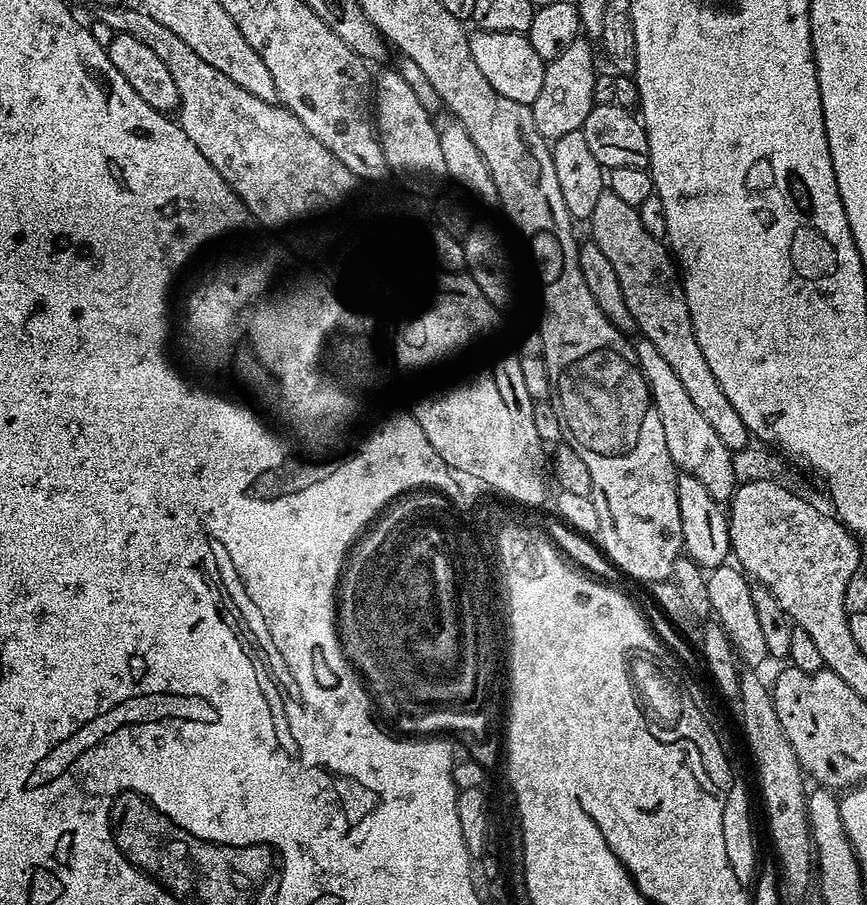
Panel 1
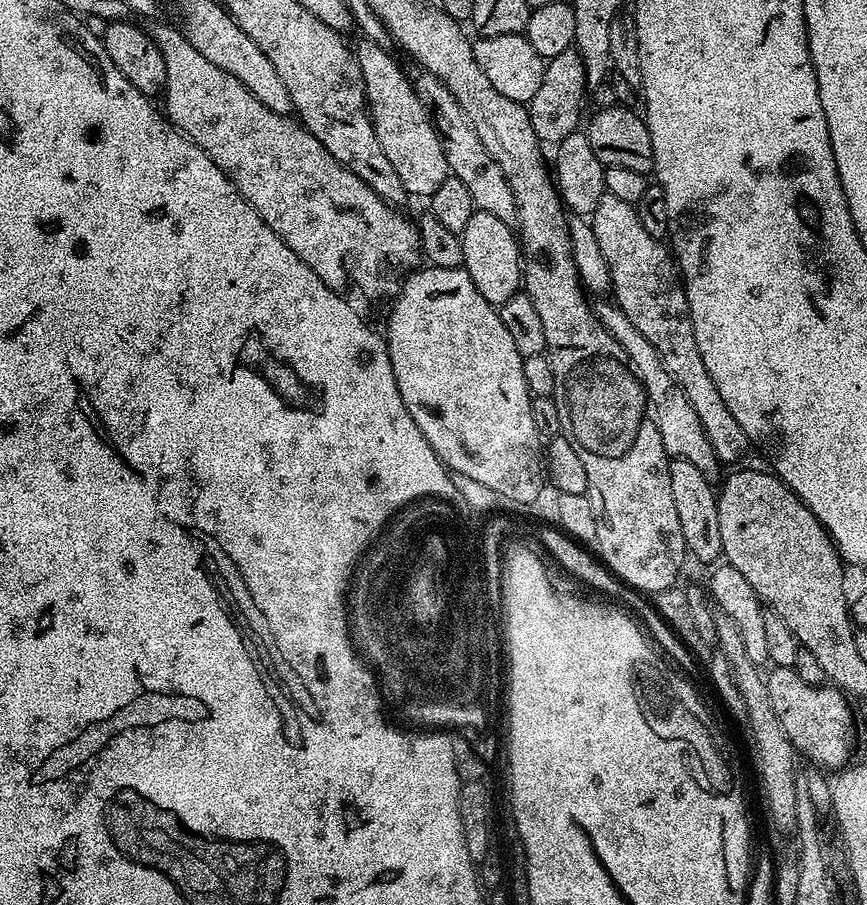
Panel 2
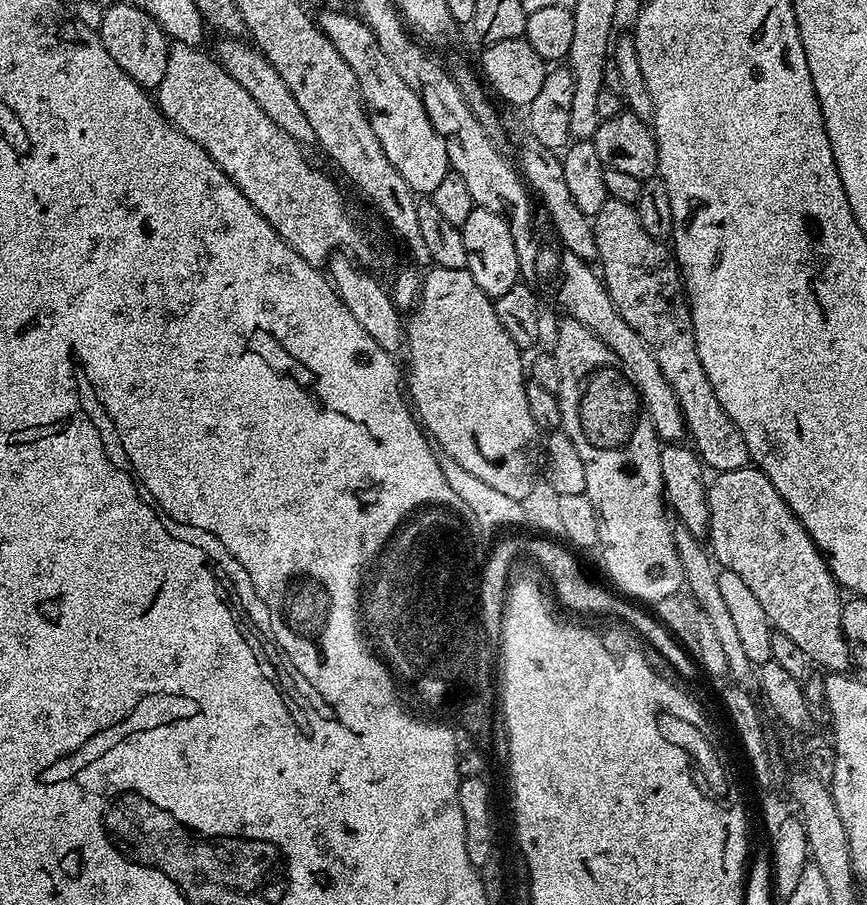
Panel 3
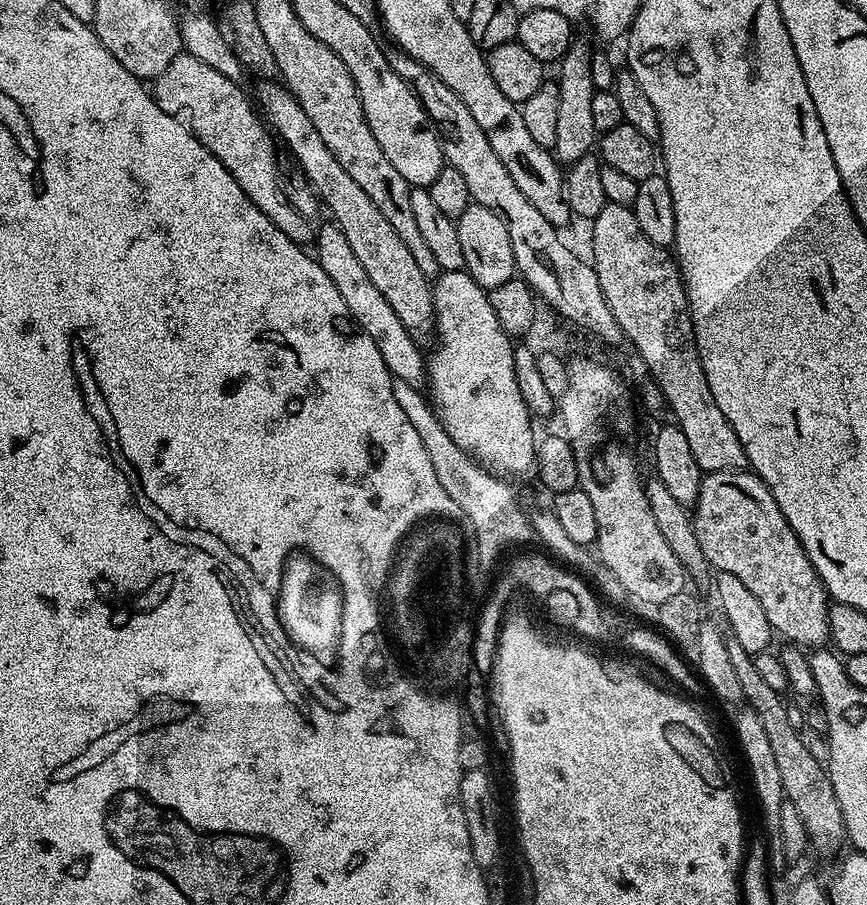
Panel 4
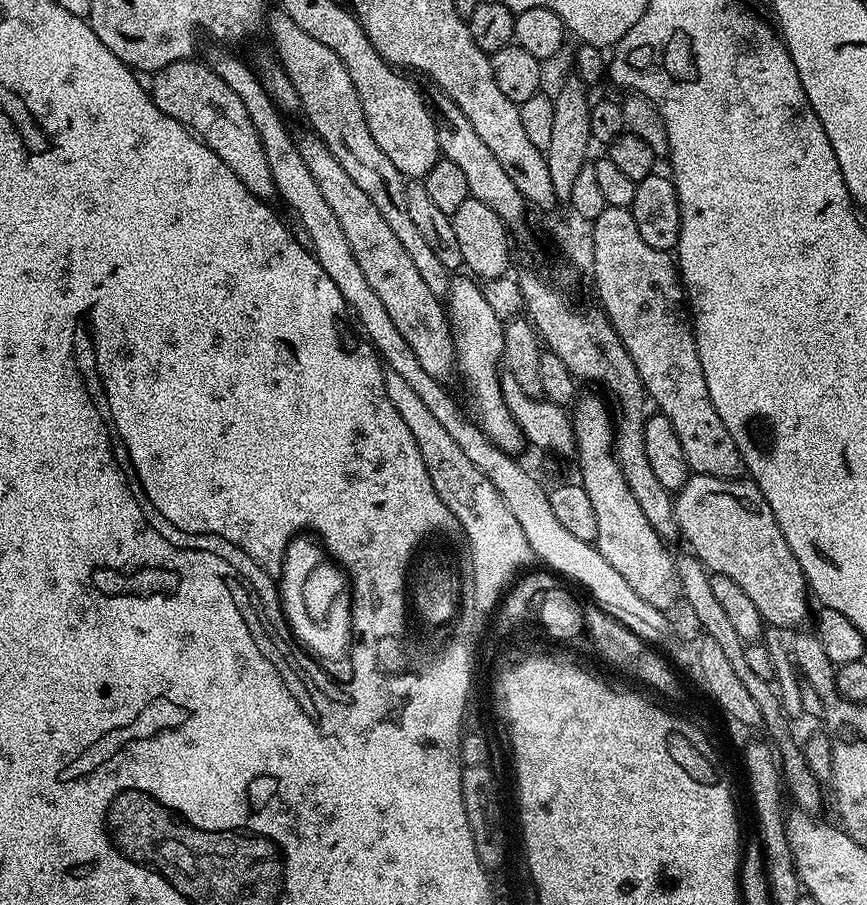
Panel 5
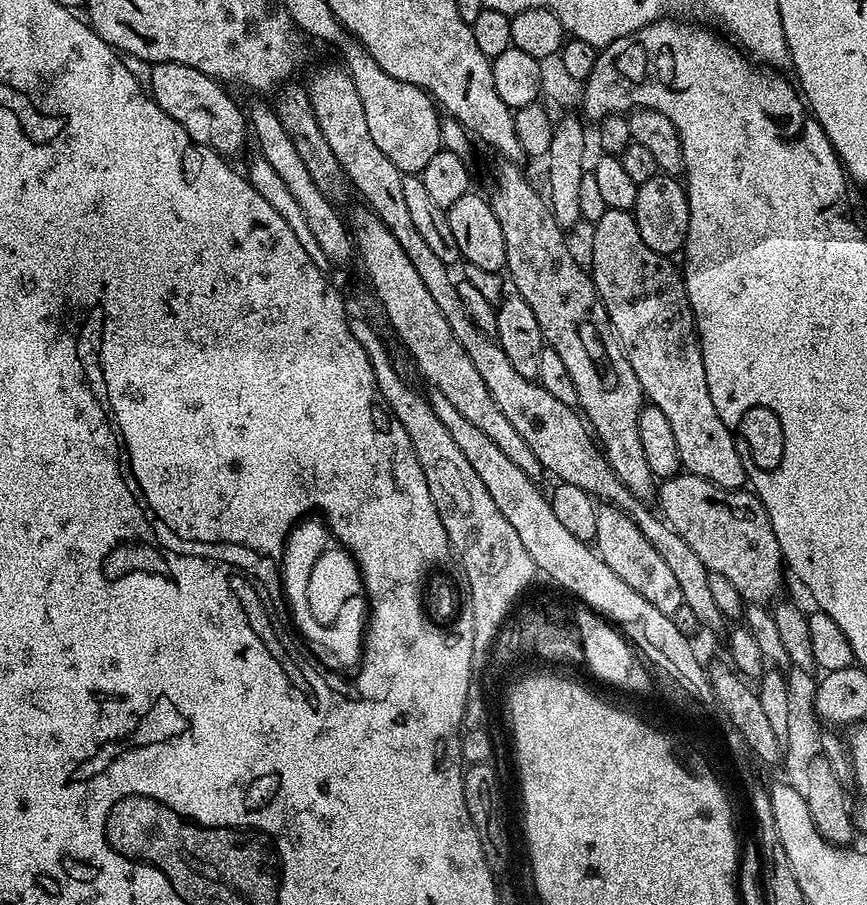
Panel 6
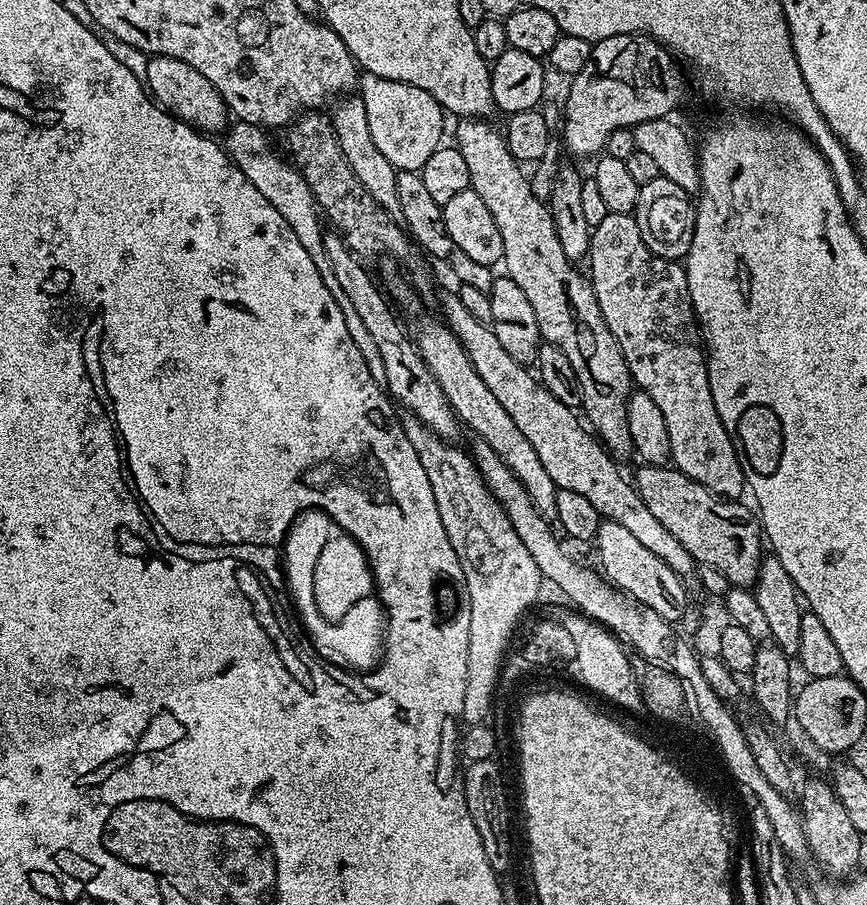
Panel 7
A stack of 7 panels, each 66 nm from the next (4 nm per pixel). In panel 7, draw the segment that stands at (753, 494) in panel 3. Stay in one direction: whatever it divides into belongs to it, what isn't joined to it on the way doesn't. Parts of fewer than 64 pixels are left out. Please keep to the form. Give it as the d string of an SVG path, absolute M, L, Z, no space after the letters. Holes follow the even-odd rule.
M644 464L634 476L636 493L646 502L650 514L690 550L697 565L714 566L726 574L729 585L751 589L760 578L766 555L766 541L757 513L740 500L715 496L706 486L686 478L675 466Z

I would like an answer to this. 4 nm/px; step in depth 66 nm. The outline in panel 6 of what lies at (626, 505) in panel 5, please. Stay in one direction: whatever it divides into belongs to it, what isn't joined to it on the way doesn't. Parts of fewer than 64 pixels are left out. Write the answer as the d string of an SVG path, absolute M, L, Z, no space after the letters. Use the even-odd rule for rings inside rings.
M600 506L597 507L596 513L598 514L598 530L594 548L600 553L606 566L610 566L610 570L614 570L614 574L618 574L622 582L634 586L634 590L638 590L638 594L642 594L646 602L658 606L662 614L673 616L684 604L684 599L678 581L674 579L673 572L666 566L666 558L662 558L662 554L658 554L658 550L654 550L650 542L646 542L642 530L638 530L636 523L619 508Z

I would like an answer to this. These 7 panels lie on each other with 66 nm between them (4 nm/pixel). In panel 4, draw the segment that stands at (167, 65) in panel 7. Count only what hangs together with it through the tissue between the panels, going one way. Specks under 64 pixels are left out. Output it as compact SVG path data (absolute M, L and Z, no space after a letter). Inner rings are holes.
M181 54L156 77L154 99L170 118L182 122L182 126L186 126L190 134L194 134L194 138L198 138L198 142L202 142L202 146L226 166L234 182L242 186L246 198L250 198L250 202L254 202L254 206L258 206L258 210L262 210L262 214L266 214L286 238L295 244L307 245L307 240L309 243L313 239L314 228L284 197L280 164L276 161L277 141L250 96L248 101L247 94L240 87L237 81L226 78L226 74L218 74L218 70L206 66L206 62Z

